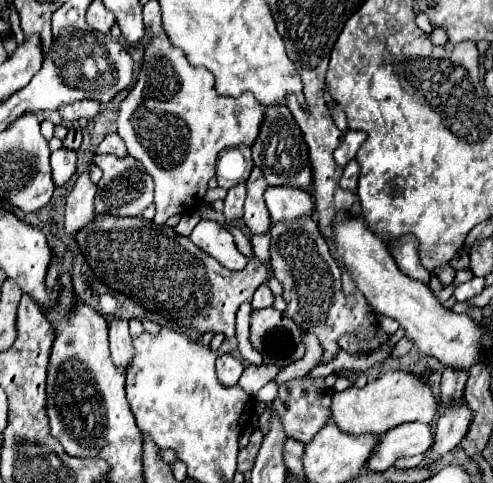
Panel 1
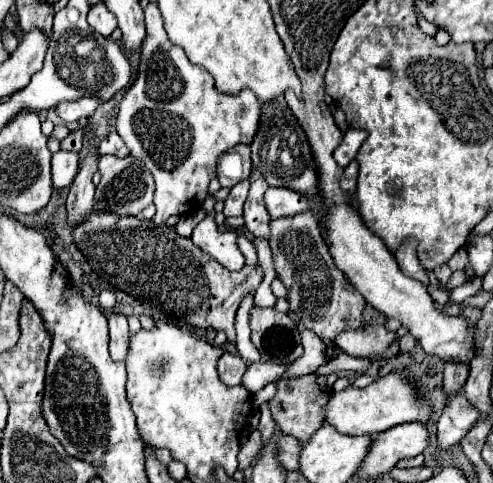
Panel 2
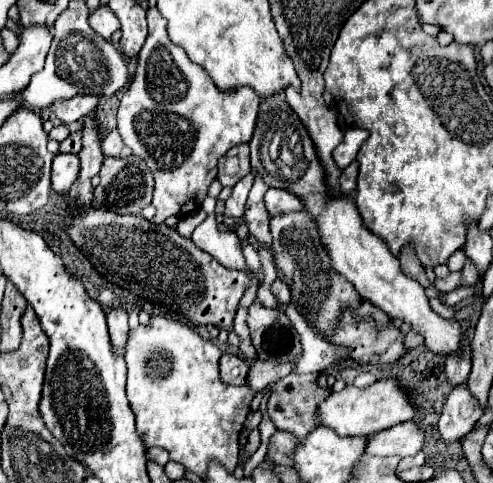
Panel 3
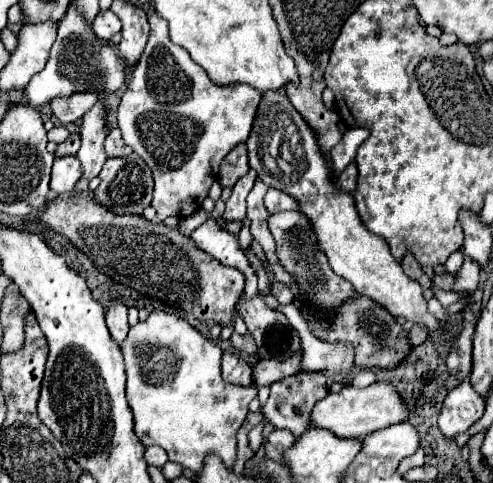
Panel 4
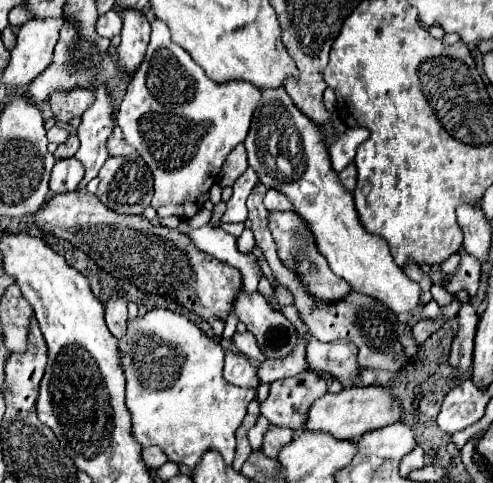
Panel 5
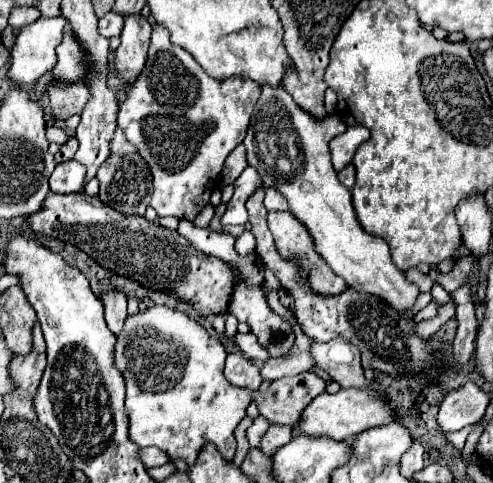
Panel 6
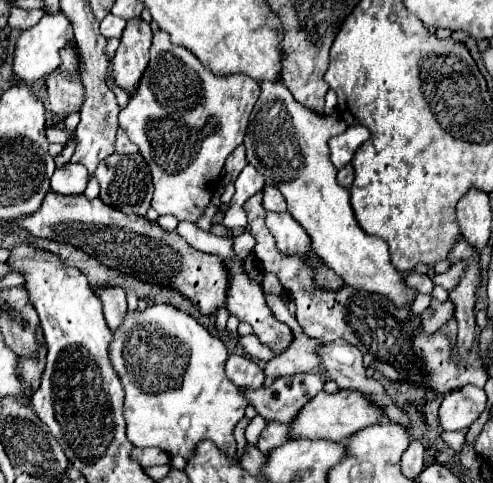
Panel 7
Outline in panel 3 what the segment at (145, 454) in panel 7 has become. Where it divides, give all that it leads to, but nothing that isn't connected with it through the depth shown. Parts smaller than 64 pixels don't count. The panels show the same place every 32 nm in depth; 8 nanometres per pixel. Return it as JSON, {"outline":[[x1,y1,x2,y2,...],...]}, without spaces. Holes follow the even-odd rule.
{"outline":[[158,446,148,448,148,450,146,450,146,458,152,460,152,462,156,462,156,464,160,464,160,466,164,466,164,464,170,460,170,458,168,458,168,452,166,452,164,448,158,448]]}

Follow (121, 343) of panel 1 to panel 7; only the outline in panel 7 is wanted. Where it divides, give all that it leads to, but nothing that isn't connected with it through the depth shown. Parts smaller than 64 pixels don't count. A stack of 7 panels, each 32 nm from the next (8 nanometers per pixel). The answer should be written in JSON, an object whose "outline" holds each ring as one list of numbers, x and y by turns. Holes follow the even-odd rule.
{"outline":[[106,286,106,288,98,288,96,296,102,302,104,308,104,318,108,328,116,328,116,324,120,324,120,320,124,318,126,312,126,294,124,288,120,286]]}

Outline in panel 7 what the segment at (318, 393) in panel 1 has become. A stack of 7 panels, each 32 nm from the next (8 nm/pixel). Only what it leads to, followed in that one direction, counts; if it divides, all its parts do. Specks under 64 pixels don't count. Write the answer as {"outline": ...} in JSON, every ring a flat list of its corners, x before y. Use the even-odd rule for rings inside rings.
{"outline":[[306,372,278,378,268,388,242,388,242,394,266,420,290,424,296,418,296,412,322,390,322,384,324,380,318,372]]}

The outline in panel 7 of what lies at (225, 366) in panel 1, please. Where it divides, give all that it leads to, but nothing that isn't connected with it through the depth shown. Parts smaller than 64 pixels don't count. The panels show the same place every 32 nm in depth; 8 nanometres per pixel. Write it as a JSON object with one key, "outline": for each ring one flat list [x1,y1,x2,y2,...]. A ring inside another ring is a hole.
{"outline":[[232,354,226,362,226,374,236,386,246,386,246,388,258,388,264,384,264,370,260,364,252,362,246,356]]}

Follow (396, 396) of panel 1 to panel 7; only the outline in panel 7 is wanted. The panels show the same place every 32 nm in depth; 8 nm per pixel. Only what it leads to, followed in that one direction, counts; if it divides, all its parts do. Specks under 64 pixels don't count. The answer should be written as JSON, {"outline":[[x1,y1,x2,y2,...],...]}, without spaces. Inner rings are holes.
{"outline":[[338,390,334,394,328,392,318,392,314,400,310,400,290,422,288,426,288,438,310,438,310,440,332,440,332,442,344,442,352,432,358,428,366,428,368,424,380,424,386,420,380,420,380,412,376,408,368,408,364,404,364,396,360,392,348,392,348,390]]}

